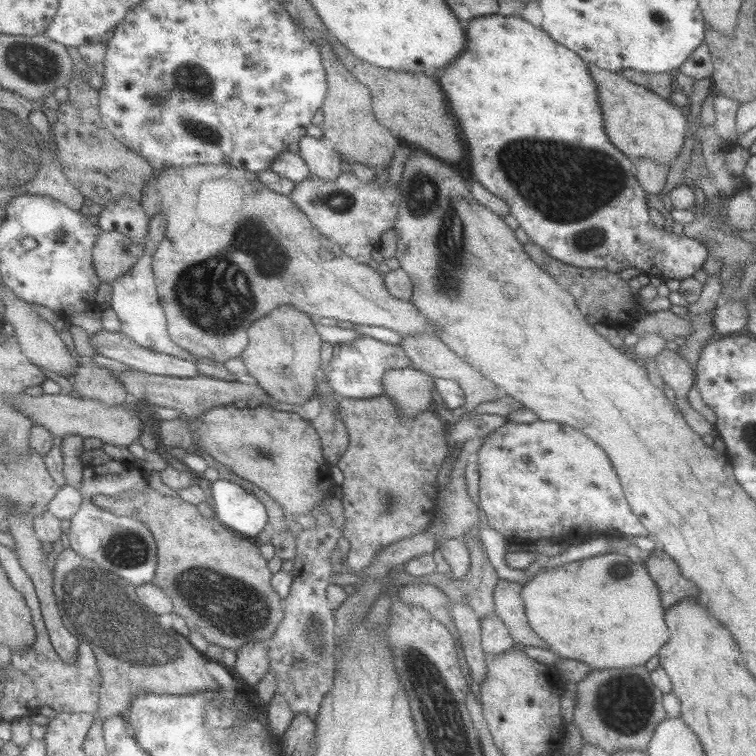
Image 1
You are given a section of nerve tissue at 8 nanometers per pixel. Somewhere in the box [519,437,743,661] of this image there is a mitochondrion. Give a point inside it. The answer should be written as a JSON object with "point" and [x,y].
{"point":[616,572]}

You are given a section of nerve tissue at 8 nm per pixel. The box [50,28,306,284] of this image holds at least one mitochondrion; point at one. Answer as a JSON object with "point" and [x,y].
{"point":[197,80]}

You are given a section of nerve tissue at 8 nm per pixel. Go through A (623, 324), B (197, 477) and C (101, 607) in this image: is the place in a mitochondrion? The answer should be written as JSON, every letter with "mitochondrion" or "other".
{"A":"other","B":"other","C":"mitochondrion"}

